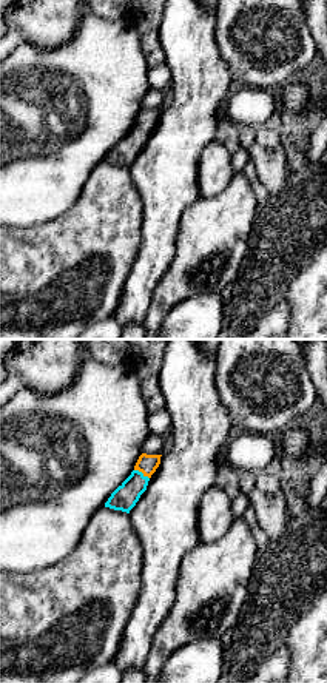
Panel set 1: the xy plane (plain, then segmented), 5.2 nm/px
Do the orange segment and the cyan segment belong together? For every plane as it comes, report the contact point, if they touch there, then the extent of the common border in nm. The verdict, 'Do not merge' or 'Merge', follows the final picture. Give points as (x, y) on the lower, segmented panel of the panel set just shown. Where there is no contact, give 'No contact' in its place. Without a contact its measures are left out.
Touches orange at (142, 472). Shared border 90 nm

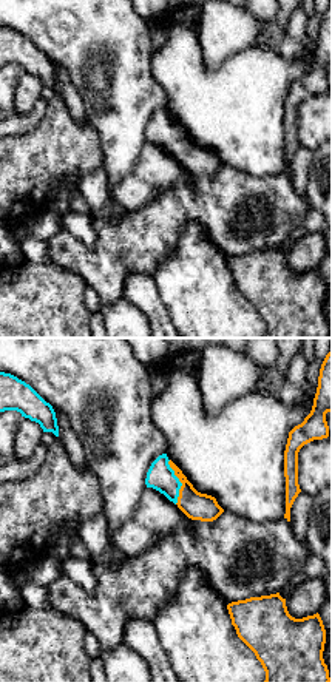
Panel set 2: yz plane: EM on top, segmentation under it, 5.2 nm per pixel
Touches orange at (179, 480). Shared border 240 nm

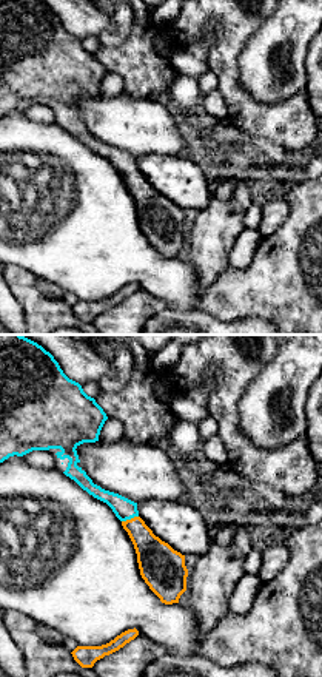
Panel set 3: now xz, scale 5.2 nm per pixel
Touches orange at (131, 518). Shared border 90 nm

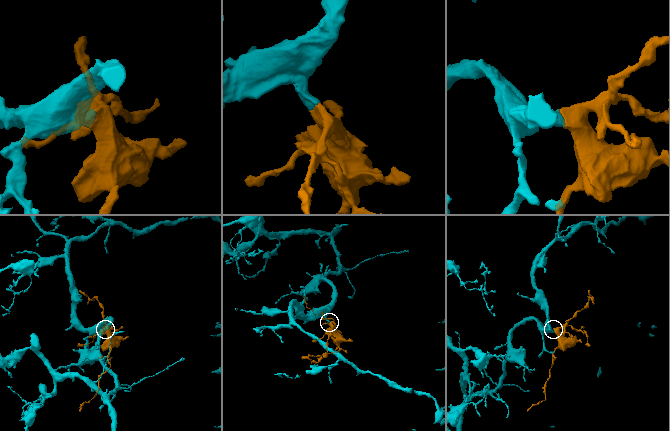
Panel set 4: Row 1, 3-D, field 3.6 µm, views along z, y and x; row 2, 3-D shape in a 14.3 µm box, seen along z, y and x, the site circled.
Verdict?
Merge

